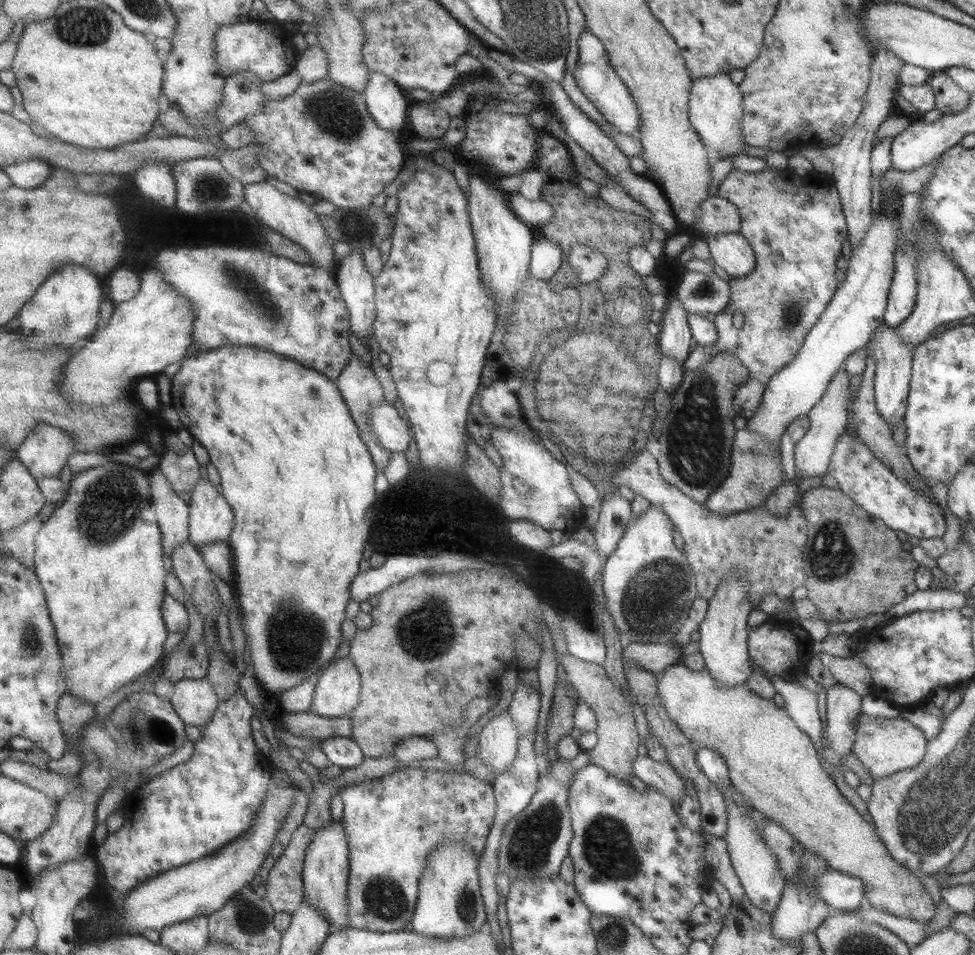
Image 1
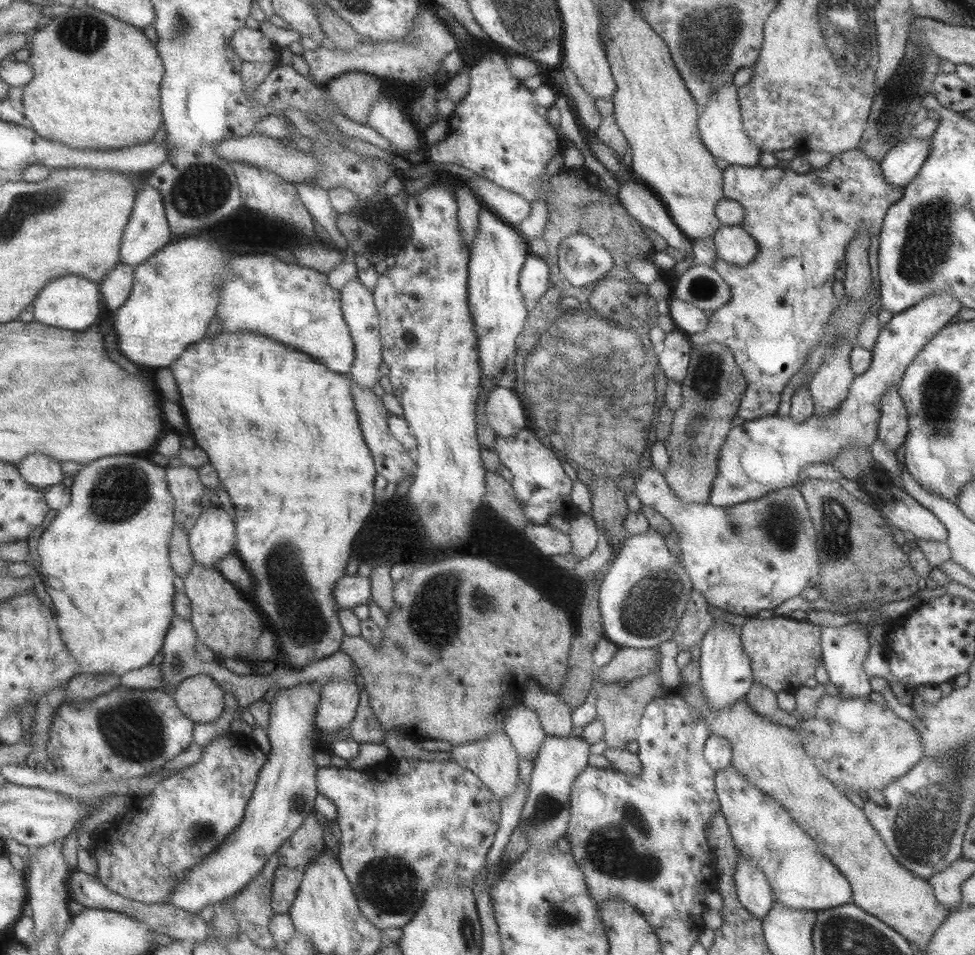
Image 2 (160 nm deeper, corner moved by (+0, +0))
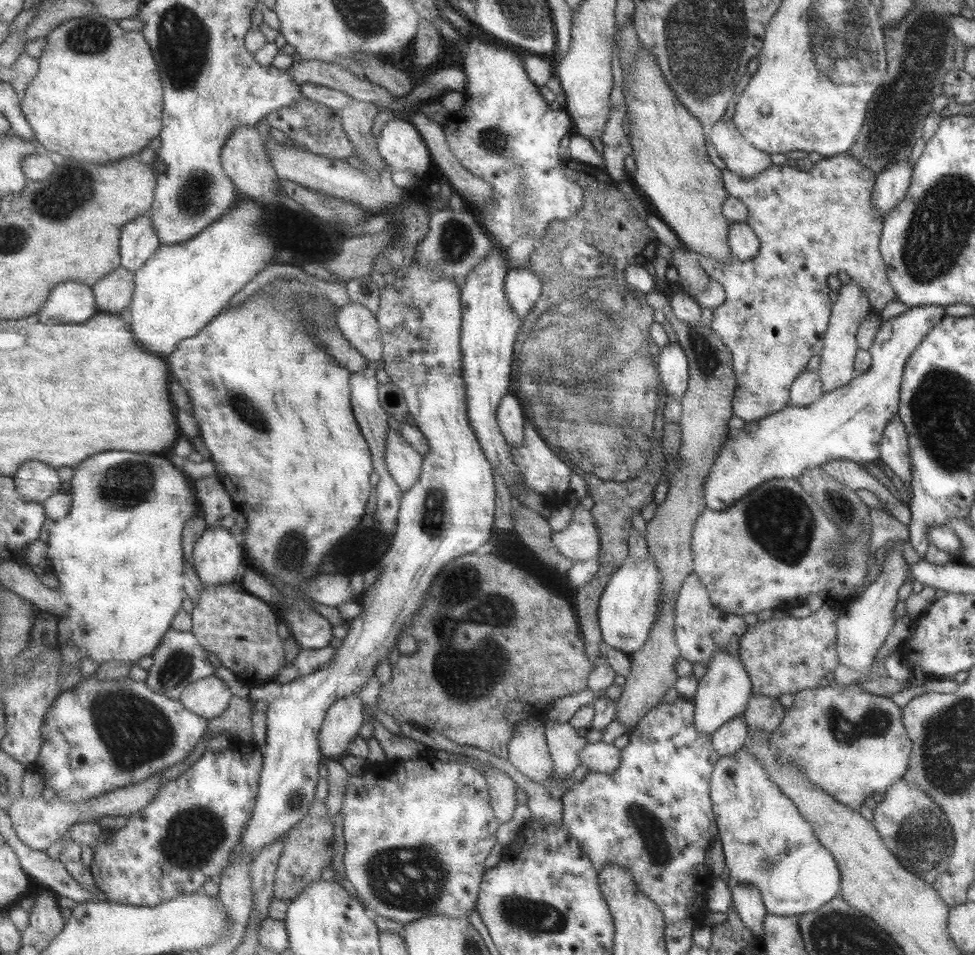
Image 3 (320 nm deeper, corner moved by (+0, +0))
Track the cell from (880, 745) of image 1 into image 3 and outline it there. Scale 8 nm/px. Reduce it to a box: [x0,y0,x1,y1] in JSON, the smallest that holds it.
[769,684,912,811]

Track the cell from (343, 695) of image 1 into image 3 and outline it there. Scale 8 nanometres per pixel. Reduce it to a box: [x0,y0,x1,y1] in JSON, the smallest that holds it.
[320,696,365,761]

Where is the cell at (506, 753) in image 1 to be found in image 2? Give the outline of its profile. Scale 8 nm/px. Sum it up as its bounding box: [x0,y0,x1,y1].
[451,729,519,800]

